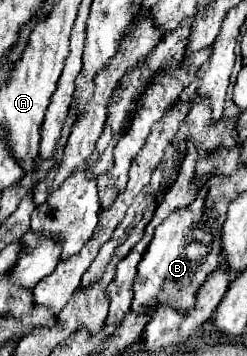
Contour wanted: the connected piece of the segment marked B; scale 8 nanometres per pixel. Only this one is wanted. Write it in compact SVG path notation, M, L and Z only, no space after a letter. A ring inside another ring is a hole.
M201 190L187 208L171 212L163 224L155 228L153 240L139 262L139 274L133 284L135 296L131 308L135 312L157 308L159 304L169 304L179 312L187 312L191 306L195 306L197 290L219 264L223 222L229 206L227 198L217 198L211 206L207 206L205 194L207 190Z

